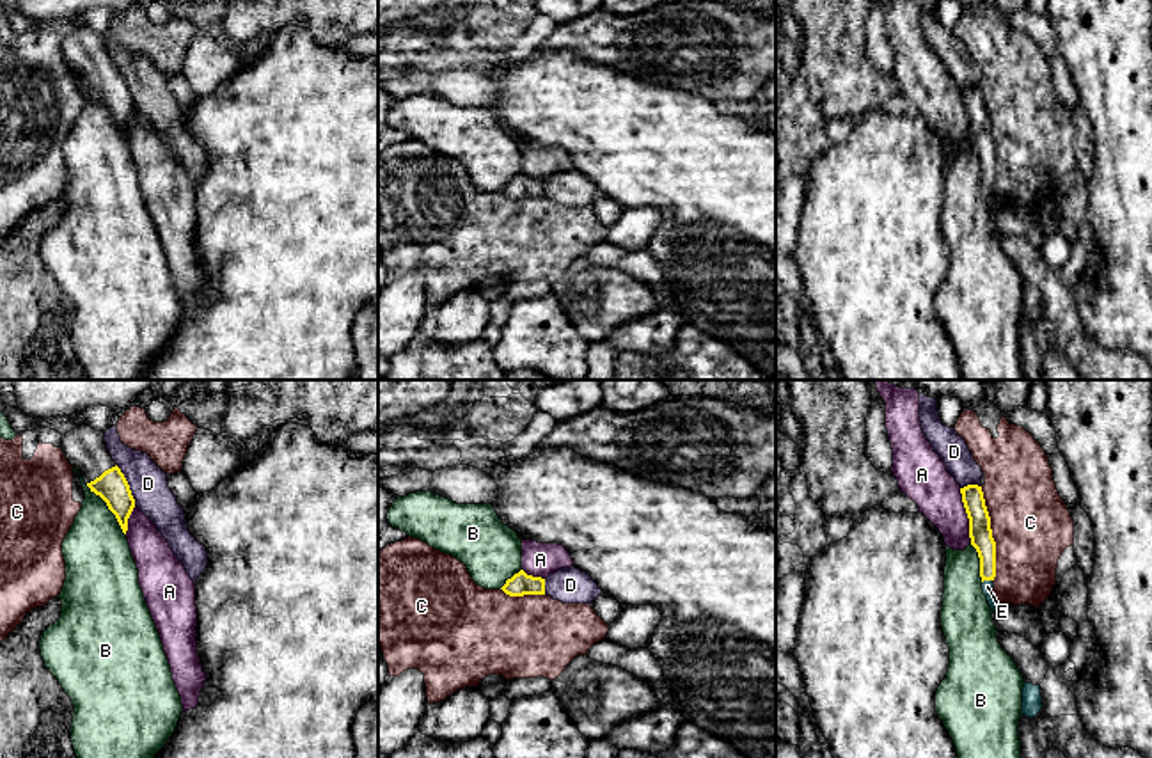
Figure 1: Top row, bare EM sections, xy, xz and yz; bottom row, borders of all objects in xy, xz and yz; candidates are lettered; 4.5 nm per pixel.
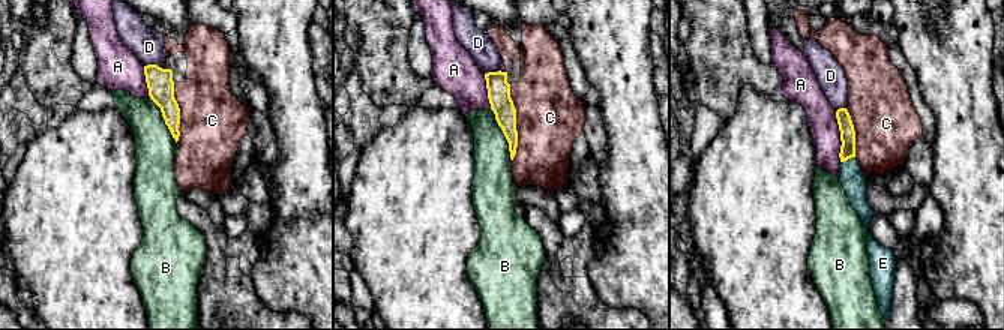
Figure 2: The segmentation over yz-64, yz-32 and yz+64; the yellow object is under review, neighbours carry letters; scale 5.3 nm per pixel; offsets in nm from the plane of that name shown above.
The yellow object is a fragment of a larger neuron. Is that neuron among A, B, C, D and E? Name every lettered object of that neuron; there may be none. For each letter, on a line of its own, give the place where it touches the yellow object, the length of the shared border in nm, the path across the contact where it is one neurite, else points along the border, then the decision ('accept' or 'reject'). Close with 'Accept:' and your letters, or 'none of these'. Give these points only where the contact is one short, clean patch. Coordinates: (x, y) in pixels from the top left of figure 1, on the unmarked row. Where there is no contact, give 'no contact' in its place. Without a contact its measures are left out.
A: contact yz (968, 118); length 260 nm; reject
B: contact xy (109, 110); length 300 nm; reject
C: contact yz (991, 137); length 440 nm; reject
D: contact xy (128, 87); length 220 nm; reject
E: contact yz (986, 181); length 50 nm; way yz (980, 135), (987, 157), (986, 181), (987, 189); accept
Accept: E

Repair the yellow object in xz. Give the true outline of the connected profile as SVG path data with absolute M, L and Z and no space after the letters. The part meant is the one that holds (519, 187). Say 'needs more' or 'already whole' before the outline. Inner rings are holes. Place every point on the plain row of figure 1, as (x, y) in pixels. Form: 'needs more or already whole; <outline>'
already whole; M520 172L508 181L501 192L509 199L545 197L545 181L527 178L524 172Z

